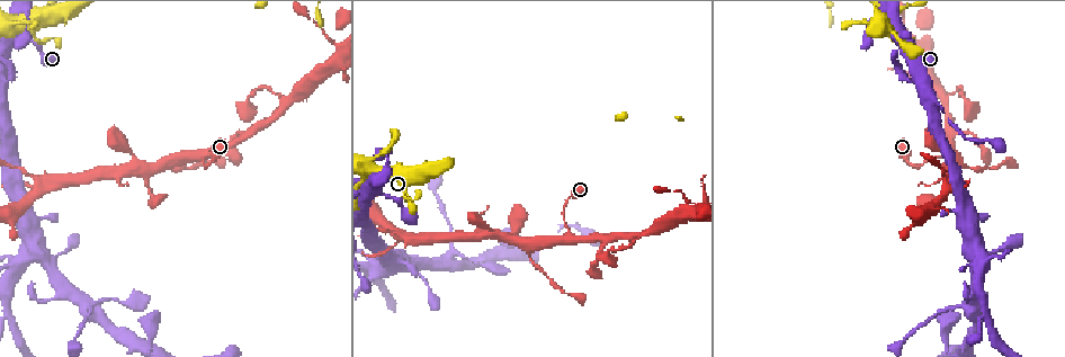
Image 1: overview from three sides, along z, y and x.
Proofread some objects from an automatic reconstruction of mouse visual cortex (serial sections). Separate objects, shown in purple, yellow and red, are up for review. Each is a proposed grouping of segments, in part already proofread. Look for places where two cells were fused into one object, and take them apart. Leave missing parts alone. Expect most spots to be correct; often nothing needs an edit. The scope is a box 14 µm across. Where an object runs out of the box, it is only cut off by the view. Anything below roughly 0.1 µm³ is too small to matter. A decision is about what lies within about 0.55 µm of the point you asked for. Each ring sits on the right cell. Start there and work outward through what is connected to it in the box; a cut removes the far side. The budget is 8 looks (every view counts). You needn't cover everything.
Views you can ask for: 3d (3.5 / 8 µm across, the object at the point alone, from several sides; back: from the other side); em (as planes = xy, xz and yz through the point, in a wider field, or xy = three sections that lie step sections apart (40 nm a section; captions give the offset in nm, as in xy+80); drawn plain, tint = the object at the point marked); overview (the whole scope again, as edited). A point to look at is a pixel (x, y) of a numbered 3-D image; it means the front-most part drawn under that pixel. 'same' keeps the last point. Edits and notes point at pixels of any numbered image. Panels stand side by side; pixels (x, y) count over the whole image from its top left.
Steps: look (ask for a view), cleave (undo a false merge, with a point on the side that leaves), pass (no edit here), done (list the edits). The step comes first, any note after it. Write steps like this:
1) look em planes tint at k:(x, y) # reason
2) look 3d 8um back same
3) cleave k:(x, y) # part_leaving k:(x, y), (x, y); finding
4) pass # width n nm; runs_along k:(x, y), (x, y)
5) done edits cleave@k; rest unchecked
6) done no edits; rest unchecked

look 3d 8um back at 1:(369, 161) # abrupt turn

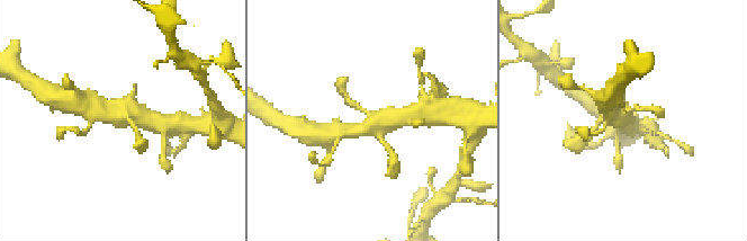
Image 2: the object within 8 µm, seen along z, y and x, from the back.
look em xy step 1 tint at 2:(374, 117)

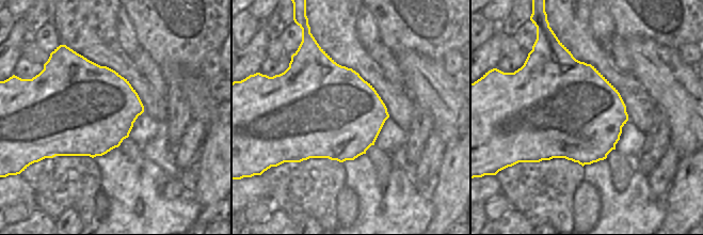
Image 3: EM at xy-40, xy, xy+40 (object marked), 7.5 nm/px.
pass # width 750 nm; runs_along 2:(608, 113), (642, 108); one cell here

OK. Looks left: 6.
look 3d 3.5um at 1:(527, 247) # side arm on a straight run

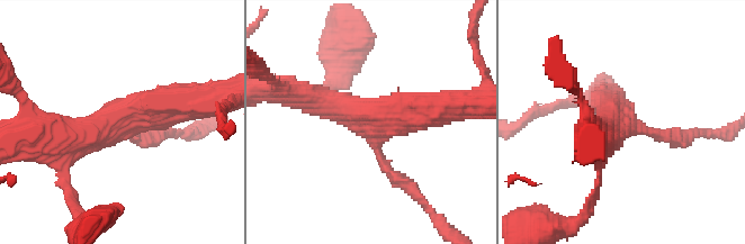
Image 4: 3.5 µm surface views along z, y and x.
look em xy step 2 tint at 4:(619, 121) # arms 3; arm_widths 150, 400, 450 nm; need the tissue

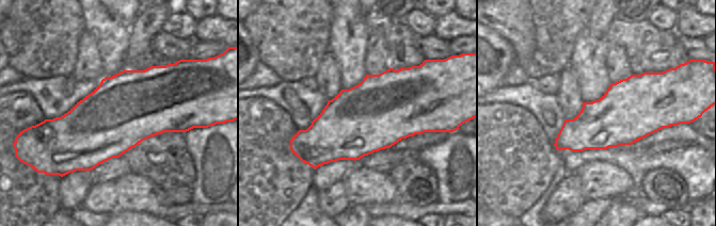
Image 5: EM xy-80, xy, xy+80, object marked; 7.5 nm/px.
pass # width 550 nm; runs_along 4:(194, 101), (55, 135); all the same cell

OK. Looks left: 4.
look 3d 8um at 1:(403, 236) # small branch off a trunk

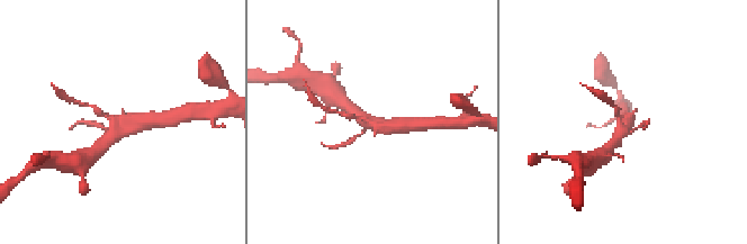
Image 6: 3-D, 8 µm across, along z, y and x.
look em planes tint at 6:(121, 130)

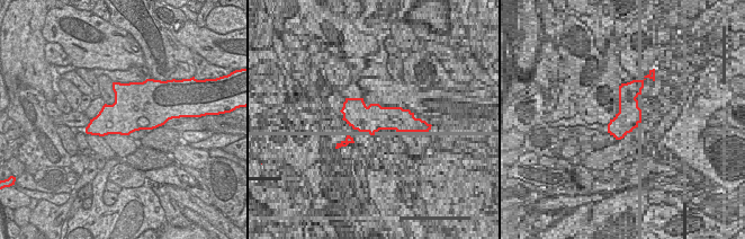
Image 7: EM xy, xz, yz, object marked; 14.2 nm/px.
pass # runs_along 6:(149, 120), (127, 122), (96, 152); one cell here

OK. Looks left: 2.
look 3d 8um at 1:(366, 276) # three-way junction

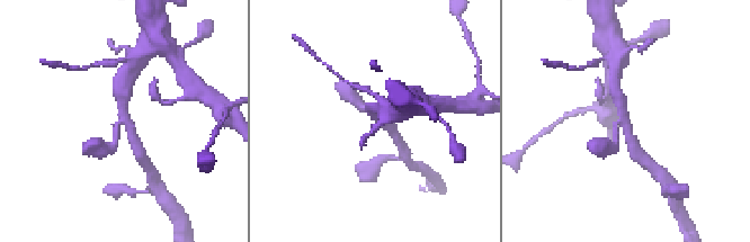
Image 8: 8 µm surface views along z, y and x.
look em xy step 2 tint at 8:(625, 113) # arms 3; arm_widths 200, 300, 400 nm

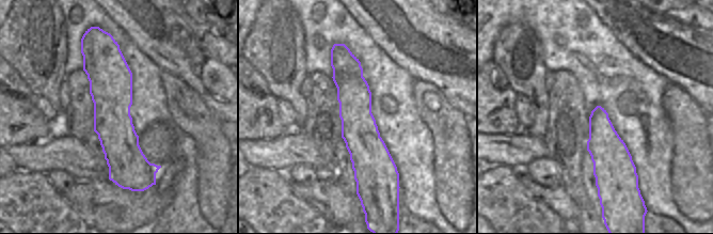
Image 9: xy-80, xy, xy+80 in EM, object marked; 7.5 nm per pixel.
pass # runs_along 8:(614, 84), (633, 142); continuous, no second cell

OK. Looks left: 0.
done no edits; rest unchecked

